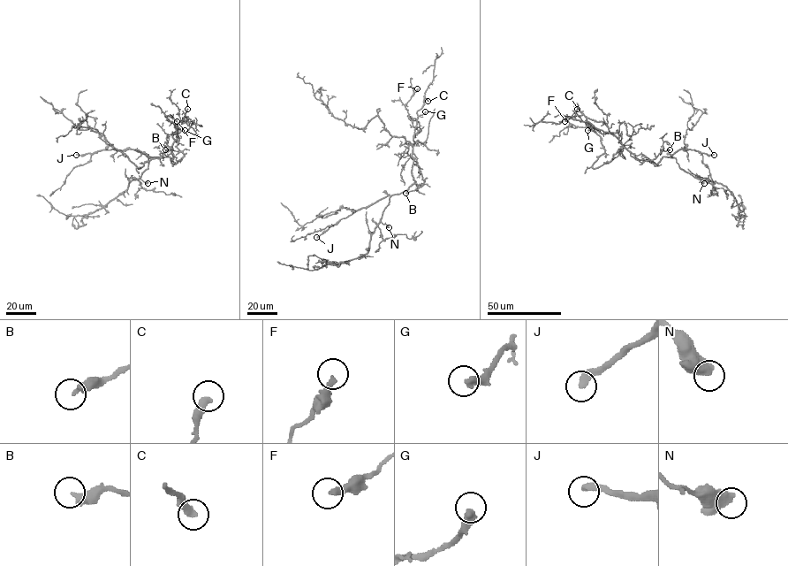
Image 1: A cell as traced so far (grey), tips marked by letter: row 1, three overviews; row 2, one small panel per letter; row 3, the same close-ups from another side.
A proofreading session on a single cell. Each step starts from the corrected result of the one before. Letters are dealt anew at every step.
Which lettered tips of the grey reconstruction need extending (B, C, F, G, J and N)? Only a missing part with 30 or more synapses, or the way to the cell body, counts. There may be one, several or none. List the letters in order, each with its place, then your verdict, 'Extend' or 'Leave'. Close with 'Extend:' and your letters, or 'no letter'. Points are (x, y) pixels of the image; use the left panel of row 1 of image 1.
B: Place: (165, 149). Leave
C: Place: (187, 109). Leave
F: Place: (177, 121). Leave
G: Place: (185, 130). Extend
J: Place: (76, 155). Extend
N: Place: (147, 183). Leave
Extend: G, J

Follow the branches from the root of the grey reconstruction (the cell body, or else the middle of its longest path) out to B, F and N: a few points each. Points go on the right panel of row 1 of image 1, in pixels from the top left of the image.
B: (651, 163), (638, 159), (631, 152), (631, 156), (643, 162), (652, 160), (662, 150), (670, 149)
F: (651, 163), (638, 159), (602, 121), (592, 120), (583, 114), (564, 121)
N: (651, 163), (655, 164), (664, 156), (673, 156), (680, 168), (704, 183)

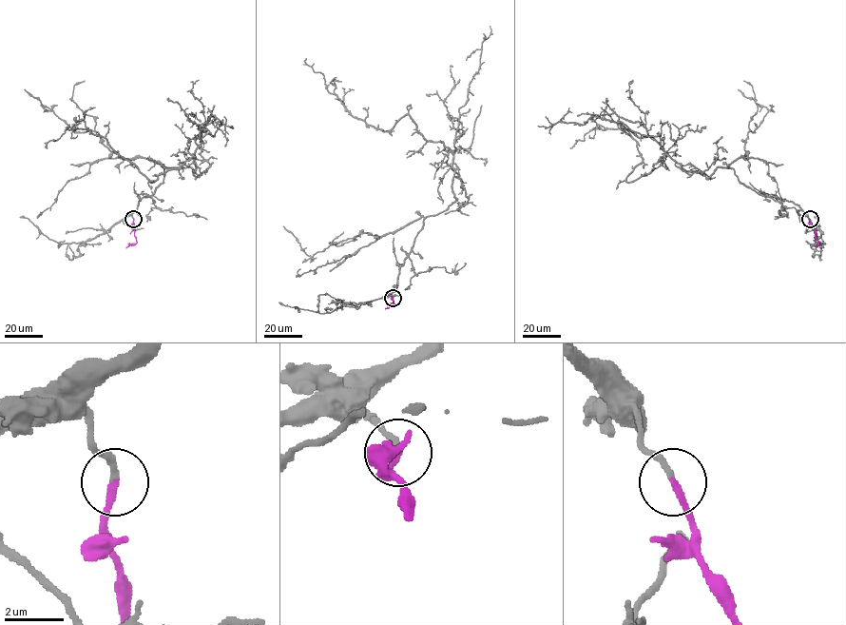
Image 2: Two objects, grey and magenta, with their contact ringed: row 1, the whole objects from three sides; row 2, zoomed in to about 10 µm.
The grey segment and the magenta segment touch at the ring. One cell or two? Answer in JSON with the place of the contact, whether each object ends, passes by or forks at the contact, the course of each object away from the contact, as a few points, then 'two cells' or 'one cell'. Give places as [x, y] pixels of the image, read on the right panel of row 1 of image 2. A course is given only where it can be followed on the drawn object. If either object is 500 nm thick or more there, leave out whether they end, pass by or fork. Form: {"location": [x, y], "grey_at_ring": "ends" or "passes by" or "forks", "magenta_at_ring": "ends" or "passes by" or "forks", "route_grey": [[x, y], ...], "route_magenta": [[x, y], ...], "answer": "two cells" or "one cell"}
{"location": [810, 219], "grey_at_ring": "ends", "magenta_at_ring": "ends", "route_grey": [[809, 219], [731, 167], [706, 178], [665, 154], [627, 182], [643, 158], [619, 128], [596, 127], [570, 147]], "route_magenta": [[809, 219], [820, 247]], "answer": "one cell"}

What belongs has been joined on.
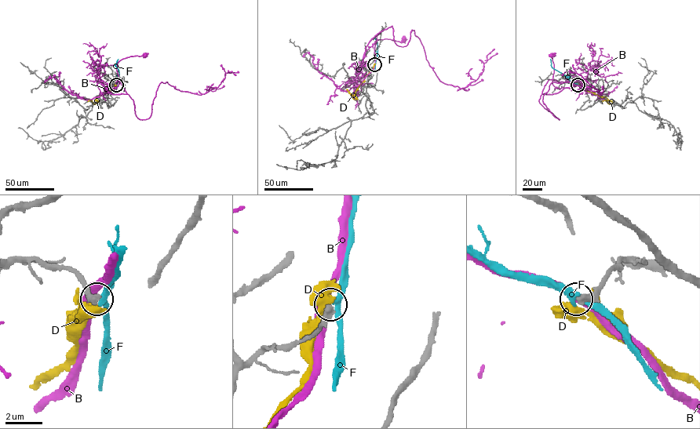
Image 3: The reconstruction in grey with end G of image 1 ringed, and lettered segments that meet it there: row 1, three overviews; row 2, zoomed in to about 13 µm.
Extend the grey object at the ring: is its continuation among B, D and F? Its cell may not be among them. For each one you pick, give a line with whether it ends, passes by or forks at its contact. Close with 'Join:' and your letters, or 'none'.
Join: none

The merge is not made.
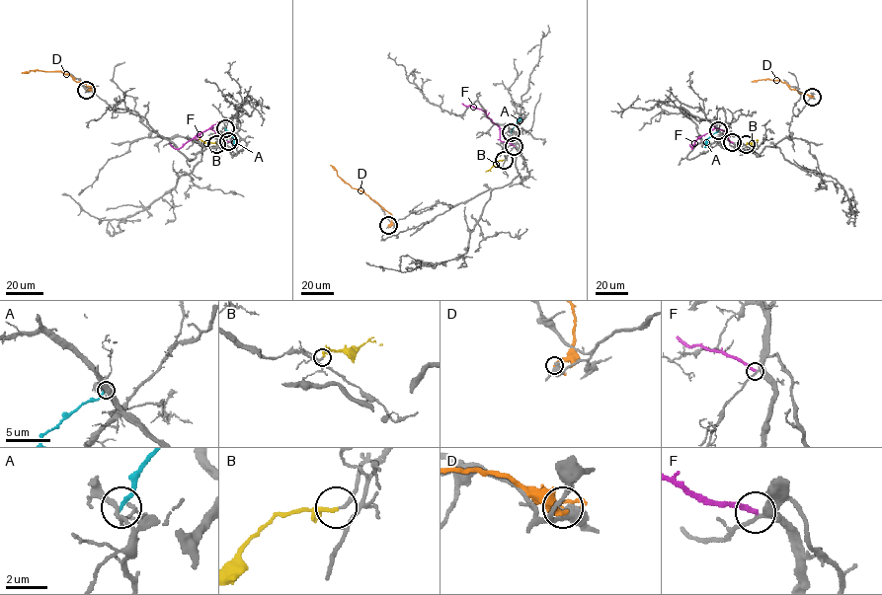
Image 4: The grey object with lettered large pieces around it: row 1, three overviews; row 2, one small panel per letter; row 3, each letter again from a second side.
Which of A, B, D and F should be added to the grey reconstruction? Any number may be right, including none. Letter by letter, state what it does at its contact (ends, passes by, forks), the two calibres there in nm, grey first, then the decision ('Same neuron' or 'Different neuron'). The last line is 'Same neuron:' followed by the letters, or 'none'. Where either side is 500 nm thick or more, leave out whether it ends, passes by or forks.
A: It ends there. Thickness 160 nm (grey) against 200 nm. Different neuron
B: It passes by. Thickness 160 nm (grey) against 120 nm. Same neuron
D: Thickness 600 nm (grey) against 120 nm. Different neuron
F: It ends there. Thickness 220 nm (grey) against 240 nm. Different neuron
Same neuron: B

